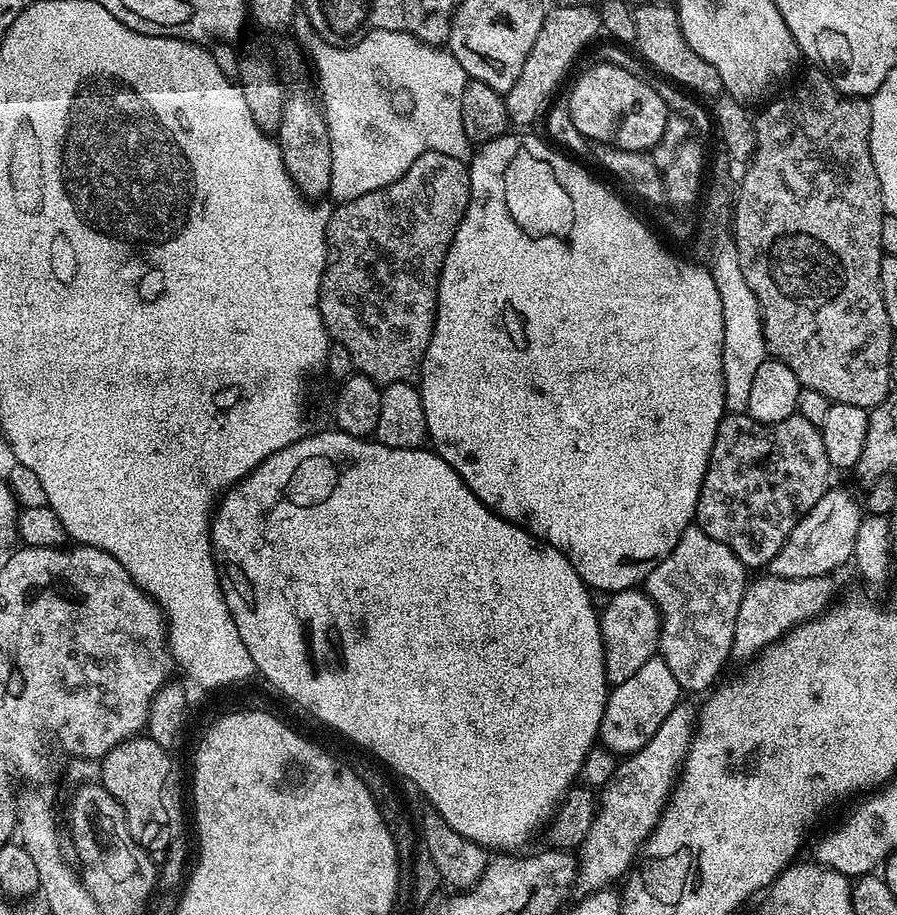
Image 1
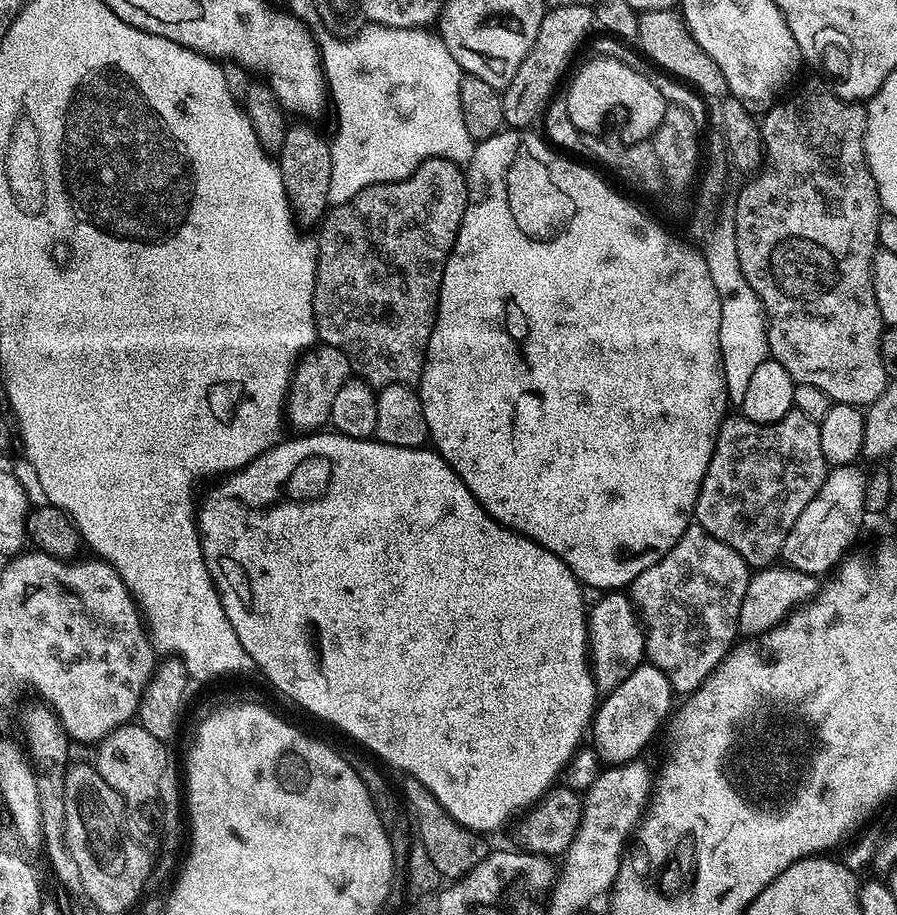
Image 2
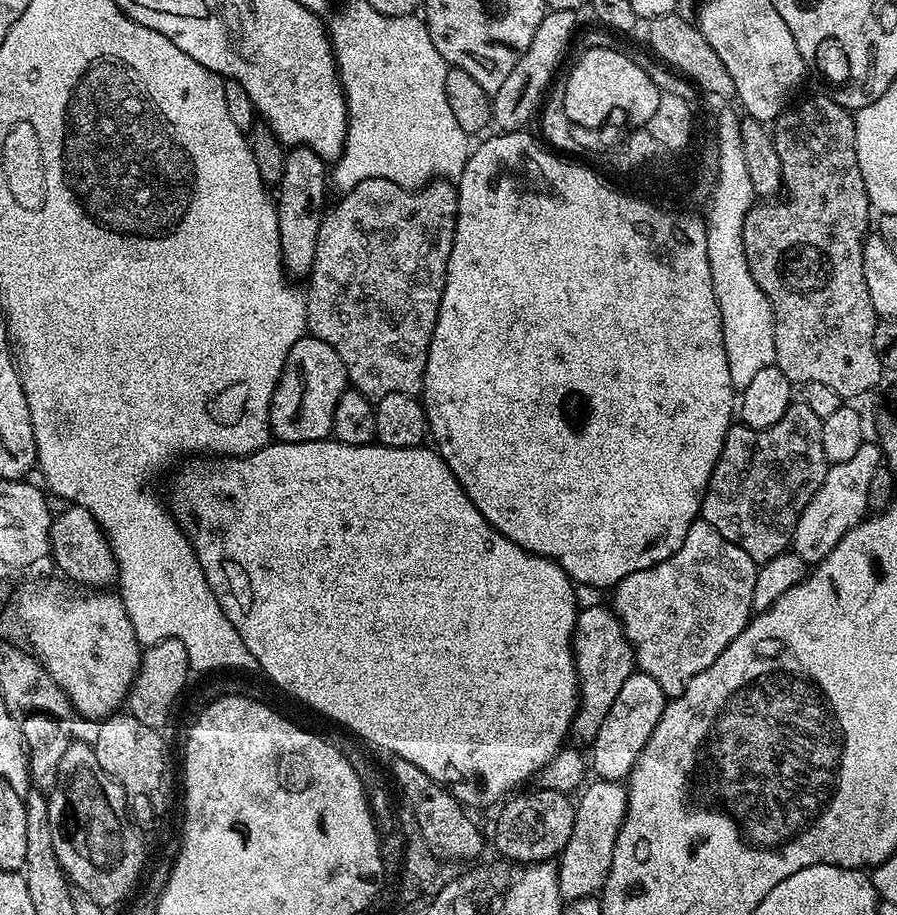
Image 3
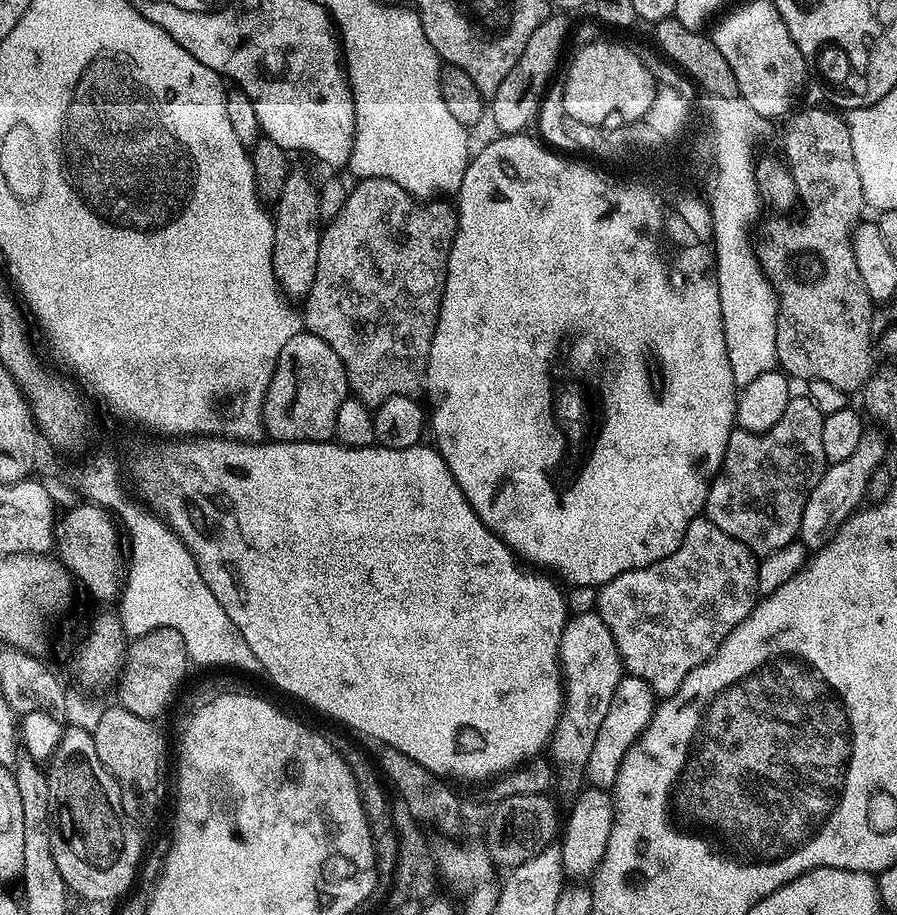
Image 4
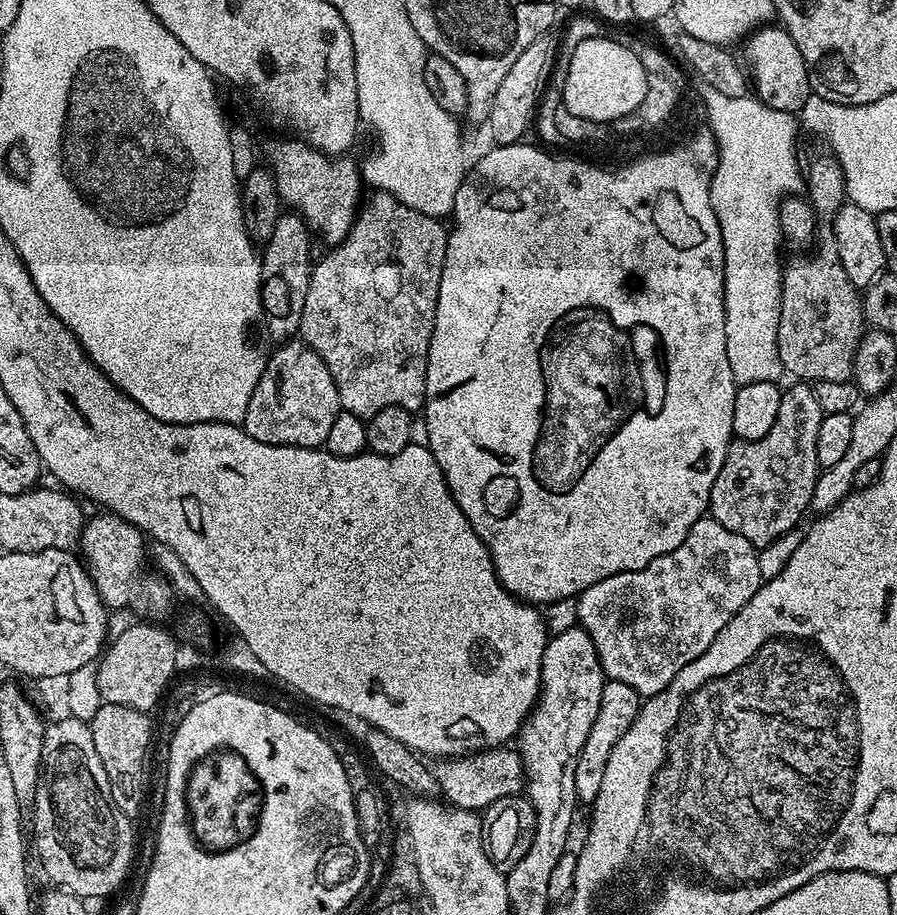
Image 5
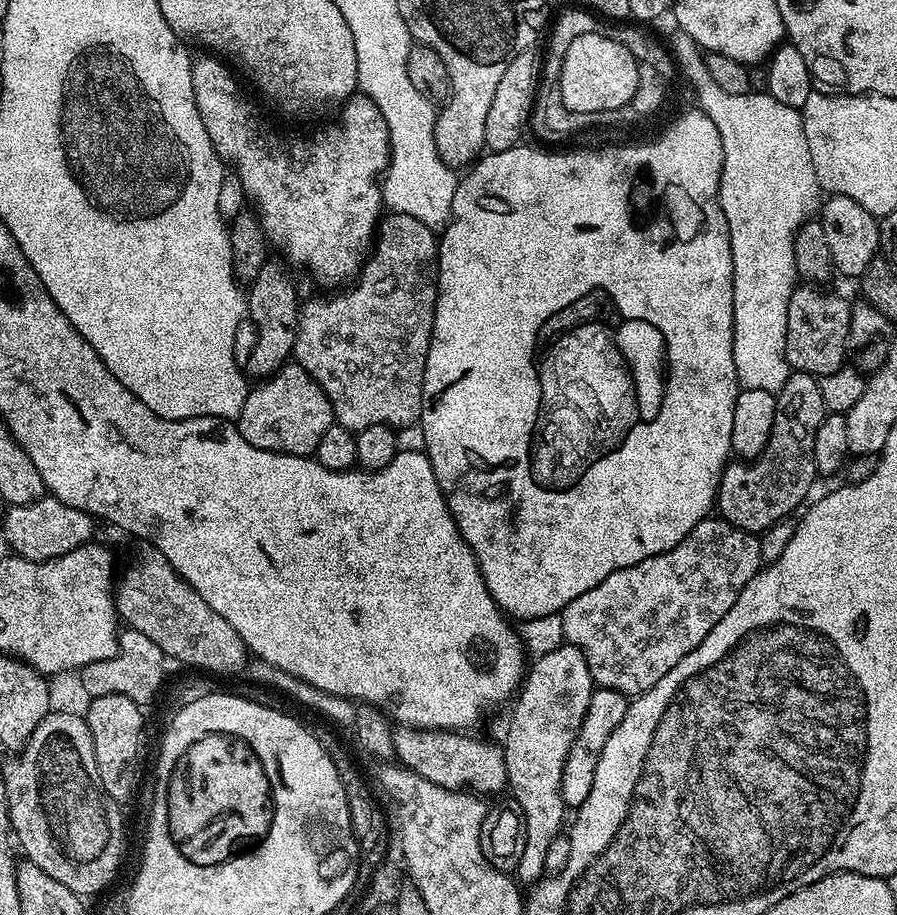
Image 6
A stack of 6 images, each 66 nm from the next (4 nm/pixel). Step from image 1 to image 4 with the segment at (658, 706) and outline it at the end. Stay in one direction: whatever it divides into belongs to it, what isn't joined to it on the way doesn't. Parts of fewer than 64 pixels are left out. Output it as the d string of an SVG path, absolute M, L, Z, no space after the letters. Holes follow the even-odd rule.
M627 674L621 676L620 685L610 702L610 710L602 721L602 730L598 730L598 739L590 758L586 762L583 775L588 776L587 783L593 788L611 789L616 782L616 774L622 764L622 758L644 735L654 711L654 693L645 680Z

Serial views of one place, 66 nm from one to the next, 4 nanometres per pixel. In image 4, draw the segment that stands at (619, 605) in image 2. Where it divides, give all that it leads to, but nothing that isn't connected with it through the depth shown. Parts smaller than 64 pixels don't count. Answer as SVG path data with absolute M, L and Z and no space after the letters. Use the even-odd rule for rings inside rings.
M595 611L572 616L562 630L559 652L560 670L562 673L562 687L564 700L555 728L551 733L550 752L552 748L551 763L558 773L558 784L565 788L569 794L577 791L576 779L581 779L586 762L590 758L590 750L594 750L594 742L598 739L598 730L602 730L602 721L610 710L610 702L620 685L621 676L625 675L624 665L620 663L620 655L616 649L608 627L602 622Z

